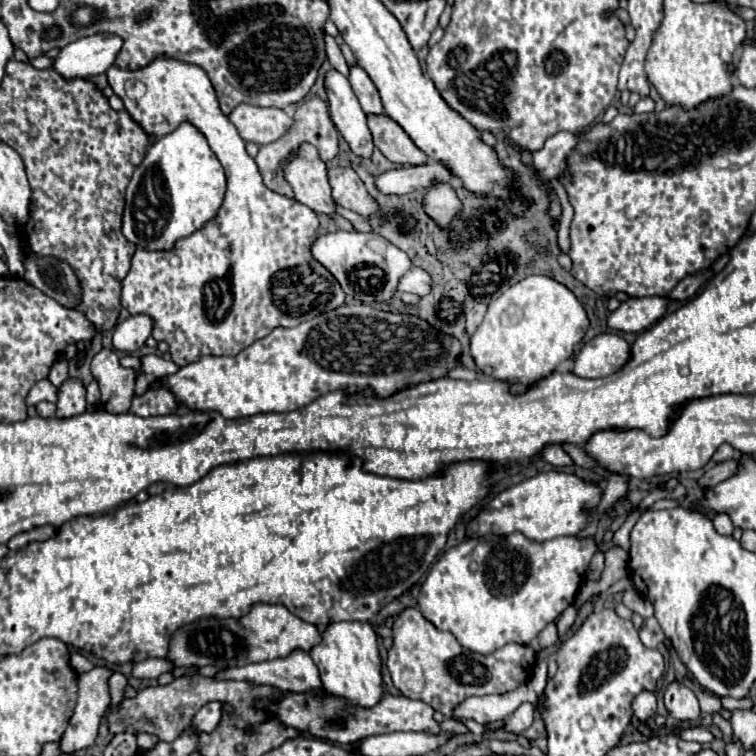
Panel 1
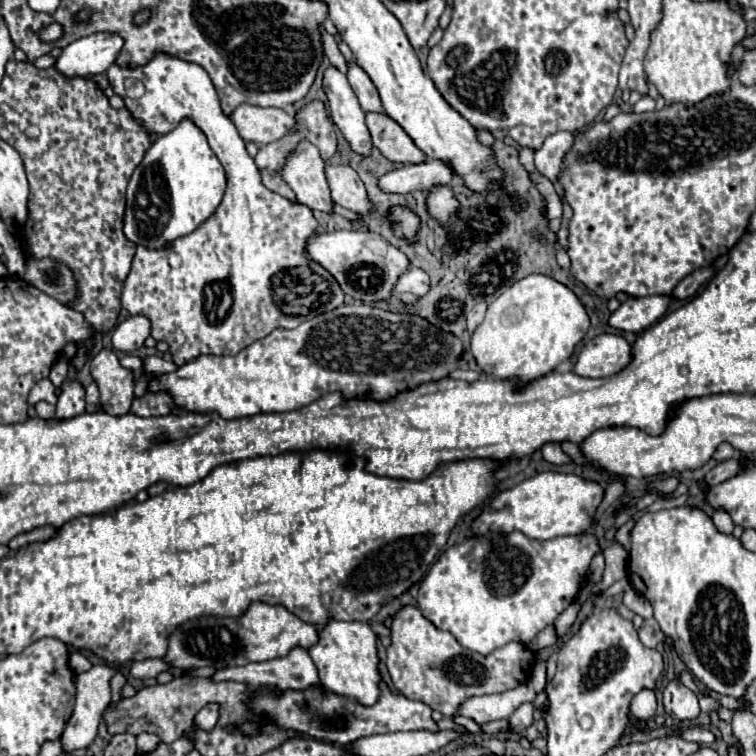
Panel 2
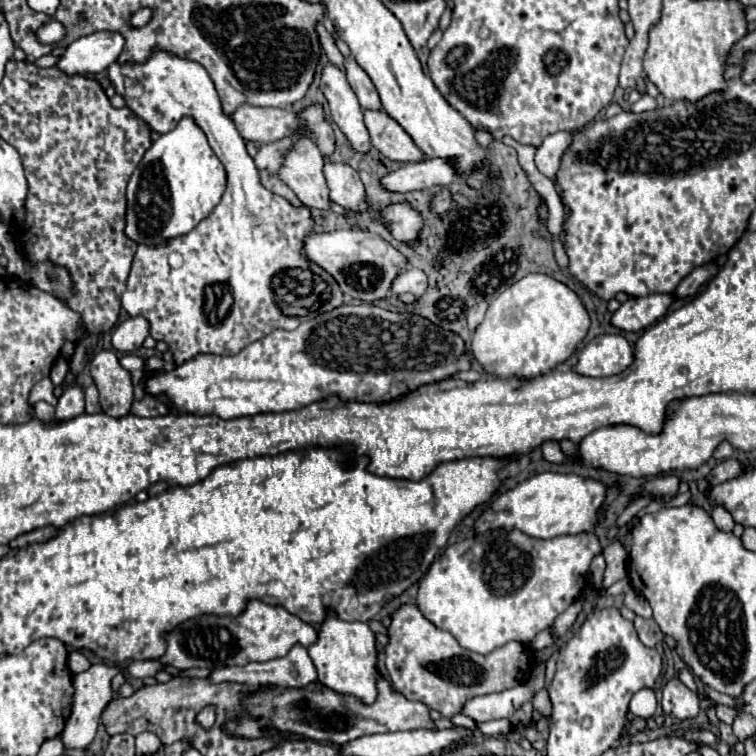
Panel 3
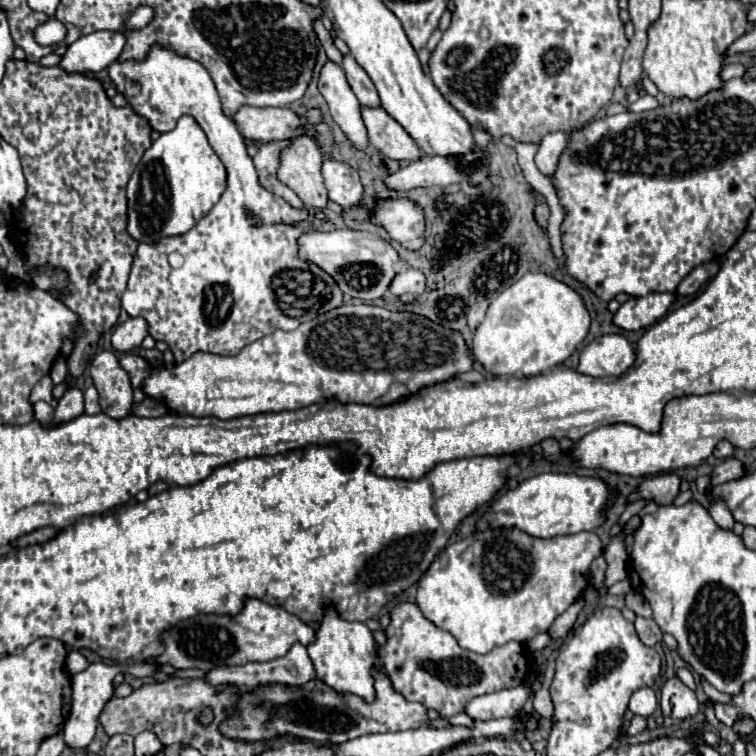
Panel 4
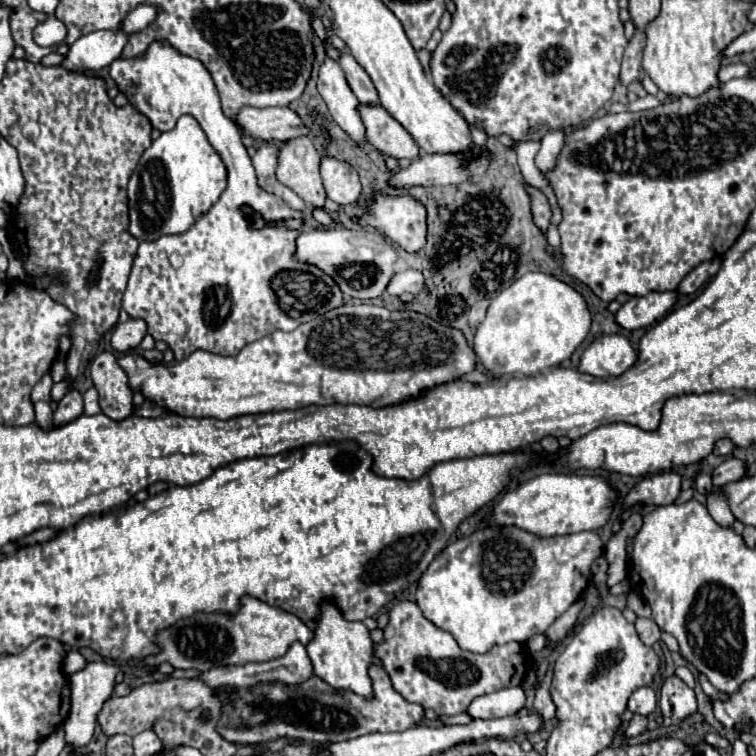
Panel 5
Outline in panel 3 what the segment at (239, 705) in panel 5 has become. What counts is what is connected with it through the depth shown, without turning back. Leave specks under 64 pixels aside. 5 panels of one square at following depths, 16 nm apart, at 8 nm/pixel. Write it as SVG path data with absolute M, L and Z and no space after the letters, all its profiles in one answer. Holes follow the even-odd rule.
M380 678L380 696L376 704L366 706L360 700L352 700L352 696L336 696L336 692L328 692L322 684L310 684L308 688L278 688L270 686L266 690L258 690L244 698L244 706L248 716L242 722L230 722L226 726L228 732L240 734L244 738L260 736L266 726L280 728L280 732L296 732L296 736L306 736L312 740L320 740L324 744L346 744L360 736L382 734L382 732L398 732L398 730L436 730L430 708L422 702L412 702L398 692L390 690L390 684Z

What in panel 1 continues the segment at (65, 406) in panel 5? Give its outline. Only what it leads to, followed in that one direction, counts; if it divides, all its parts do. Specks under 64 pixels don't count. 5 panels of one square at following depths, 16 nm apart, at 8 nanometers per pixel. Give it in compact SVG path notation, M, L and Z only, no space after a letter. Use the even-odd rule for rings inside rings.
M68 378L58 390L56 416L76 416L86 412L86 386L80 378Z

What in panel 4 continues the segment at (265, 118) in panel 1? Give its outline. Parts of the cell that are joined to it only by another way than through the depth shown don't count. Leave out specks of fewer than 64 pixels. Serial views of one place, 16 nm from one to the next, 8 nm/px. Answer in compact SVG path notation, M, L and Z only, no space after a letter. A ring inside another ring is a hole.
M240 106L232 120L242 138L254 140L258 144L300 136L304 132L300 118L288 108Z

